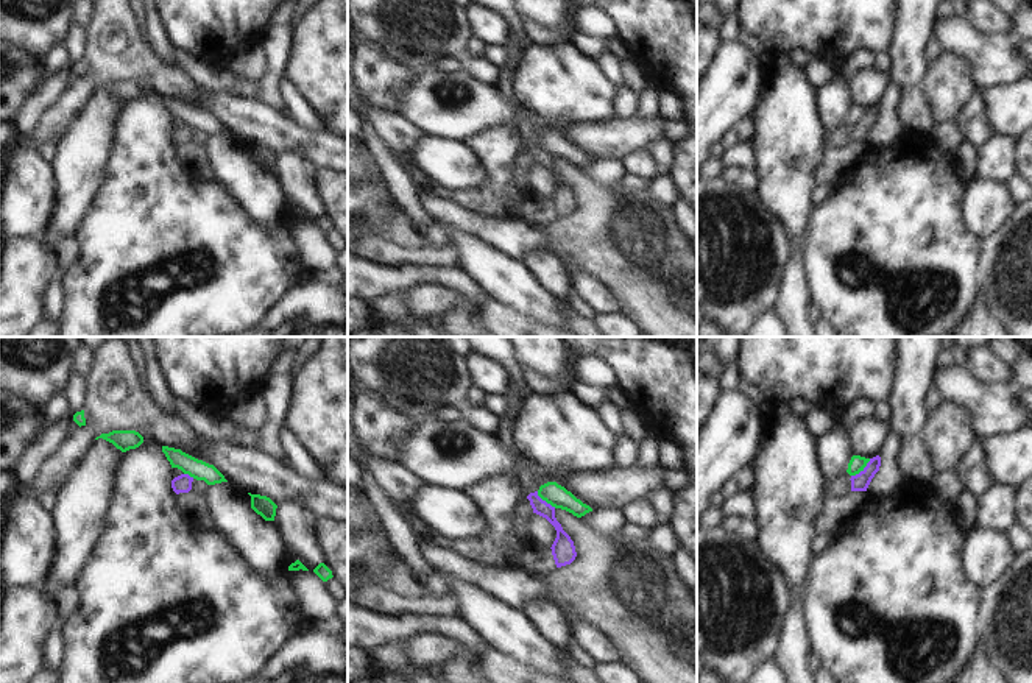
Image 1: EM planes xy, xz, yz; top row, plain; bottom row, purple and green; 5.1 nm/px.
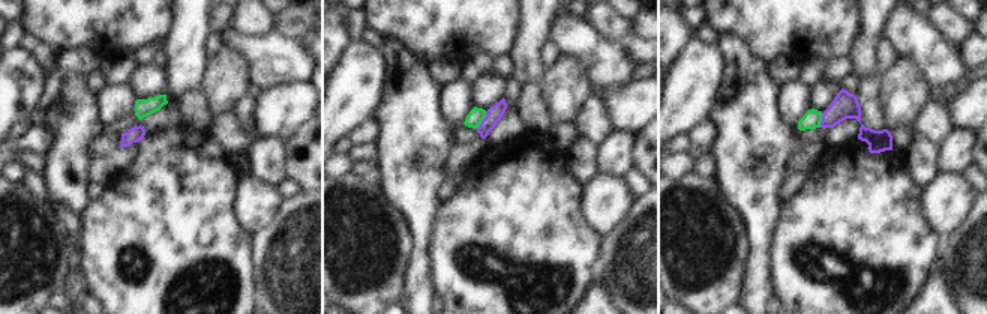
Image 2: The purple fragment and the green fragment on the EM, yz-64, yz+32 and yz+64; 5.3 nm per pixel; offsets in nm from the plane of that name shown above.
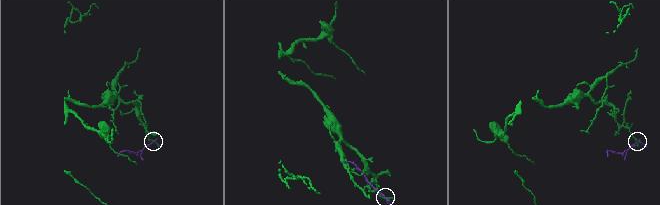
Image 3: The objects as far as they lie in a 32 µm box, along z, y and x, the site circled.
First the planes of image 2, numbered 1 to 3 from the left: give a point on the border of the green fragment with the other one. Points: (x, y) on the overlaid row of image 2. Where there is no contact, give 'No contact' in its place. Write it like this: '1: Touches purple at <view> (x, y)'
1: No contact
2: Touches purple at yz+32 (482, 120)
3: Touches purple at yz+64 (822, 120).

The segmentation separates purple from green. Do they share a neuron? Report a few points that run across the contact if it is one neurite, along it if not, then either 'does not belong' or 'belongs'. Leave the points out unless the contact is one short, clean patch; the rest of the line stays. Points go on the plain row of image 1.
line yz (870, 109), (851, 127); does not belong

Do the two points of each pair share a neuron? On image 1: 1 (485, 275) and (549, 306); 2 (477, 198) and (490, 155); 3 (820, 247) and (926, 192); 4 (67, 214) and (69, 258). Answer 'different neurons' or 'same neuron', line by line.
1: same neuron
2: same neuron
3: same neuron
4: different neurons

